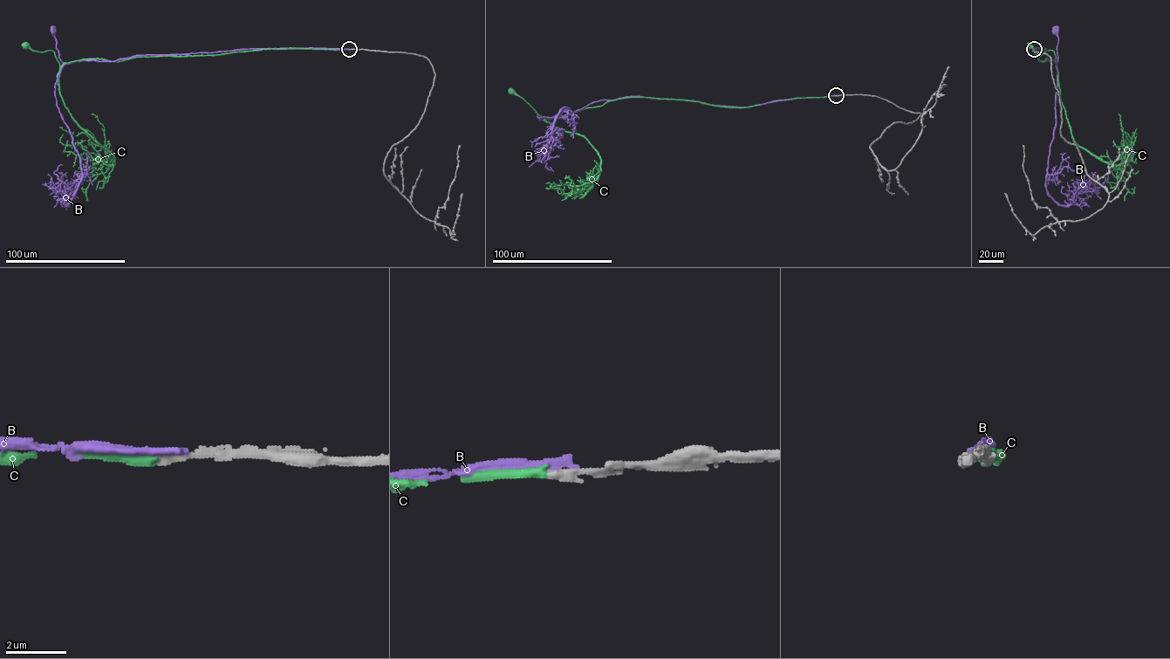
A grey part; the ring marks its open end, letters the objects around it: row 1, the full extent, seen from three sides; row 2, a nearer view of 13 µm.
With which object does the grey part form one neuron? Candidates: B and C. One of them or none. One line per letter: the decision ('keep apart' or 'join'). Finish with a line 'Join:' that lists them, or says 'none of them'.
B: keep apart
C: join
Join: C

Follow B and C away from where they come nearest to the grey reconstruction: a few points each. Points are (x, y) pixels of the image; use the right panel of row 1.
B: (1034, 49), (1045, 48), (1035, 55), (1039, 61), (1054, 60), (1057, 64), (1058, 38), (1055, 30)
C: (1034, 49), (1044, 49), (1036, 57), (1041, 62), (1051, 59), (1057, 69), (1053, 51), (1038, 51), (1029, 45)

